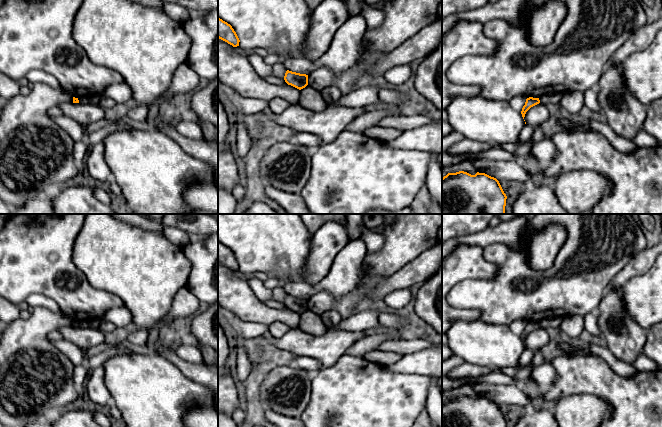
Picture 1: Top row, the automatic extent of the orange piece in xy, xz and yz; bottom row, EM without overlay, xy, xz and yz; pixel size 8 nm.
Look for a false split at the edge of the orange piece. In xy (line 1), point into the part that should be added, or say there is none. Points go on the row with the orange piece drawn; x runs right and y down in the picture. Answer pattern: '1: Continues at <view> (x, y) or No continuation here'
1: No continuation here

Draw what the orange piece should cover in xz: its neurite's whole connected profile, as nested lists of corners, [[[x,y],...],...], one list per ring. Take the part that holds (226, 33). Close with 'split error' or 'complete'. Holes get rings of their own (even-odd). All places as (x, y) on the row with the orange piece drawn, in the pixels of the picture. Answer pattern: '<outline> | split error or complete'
[[[218,17],[218,38],[232,45],[239,46],[239,38],[230,24]]] | complete

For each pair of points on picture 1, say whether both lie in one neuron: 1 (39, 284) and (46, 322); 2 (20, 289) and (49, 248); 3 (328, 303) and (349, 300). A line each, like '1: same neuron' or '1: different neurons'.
1: different neurons
2: same neuron
3: same neuron

